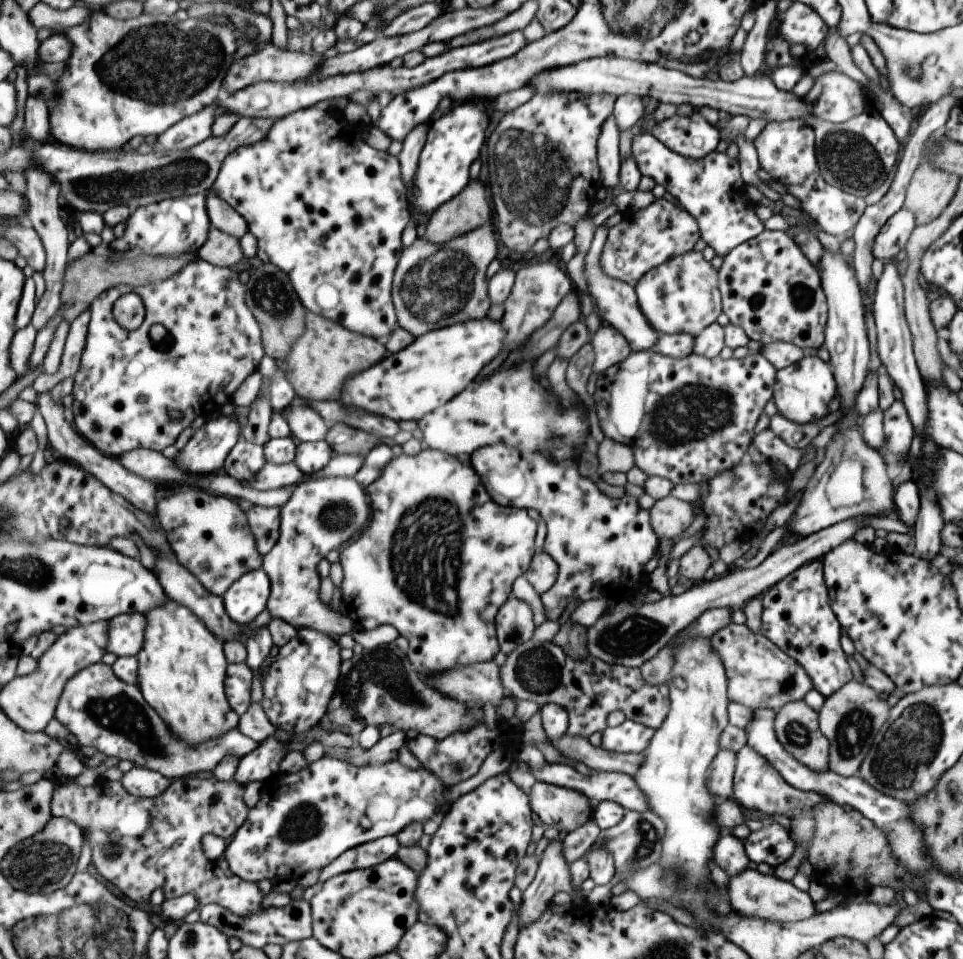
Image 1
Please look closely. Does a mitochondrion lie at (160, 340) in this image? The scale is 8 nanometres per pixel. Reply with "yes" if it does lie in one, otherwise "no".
yes

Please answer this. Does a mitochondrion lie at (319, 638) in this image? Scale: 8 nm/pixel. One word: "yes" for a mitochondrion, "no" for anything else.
no

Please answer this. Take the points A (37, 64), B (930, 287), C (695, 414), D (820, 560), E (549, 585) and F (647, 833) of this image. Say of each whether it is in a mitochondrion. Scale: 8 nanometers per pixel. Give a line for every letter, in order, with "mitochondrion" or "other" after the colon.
A: other
B: other
C: mitochondrion
D: other
E: other
F: mitochondrion

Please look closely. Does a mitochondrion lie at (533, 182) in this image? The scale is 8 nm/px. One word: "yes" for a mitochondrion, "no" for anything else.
yes

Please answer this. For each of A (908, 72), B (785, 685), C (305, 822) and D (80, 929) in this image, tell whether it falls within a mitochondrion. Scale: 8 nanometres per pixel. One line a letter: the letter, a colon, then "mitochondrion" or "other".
A: mitochondrion
B: mitochondrion
C: mitochondrion
D: mitochondrion

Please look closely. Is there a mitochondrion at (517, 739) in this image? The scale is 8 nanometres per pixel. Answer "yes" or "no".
no

